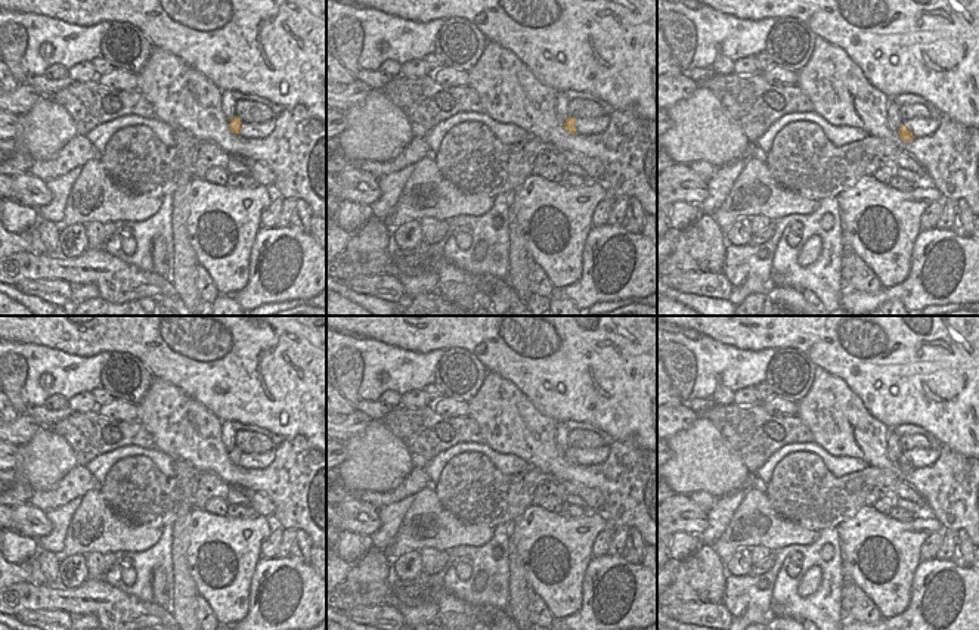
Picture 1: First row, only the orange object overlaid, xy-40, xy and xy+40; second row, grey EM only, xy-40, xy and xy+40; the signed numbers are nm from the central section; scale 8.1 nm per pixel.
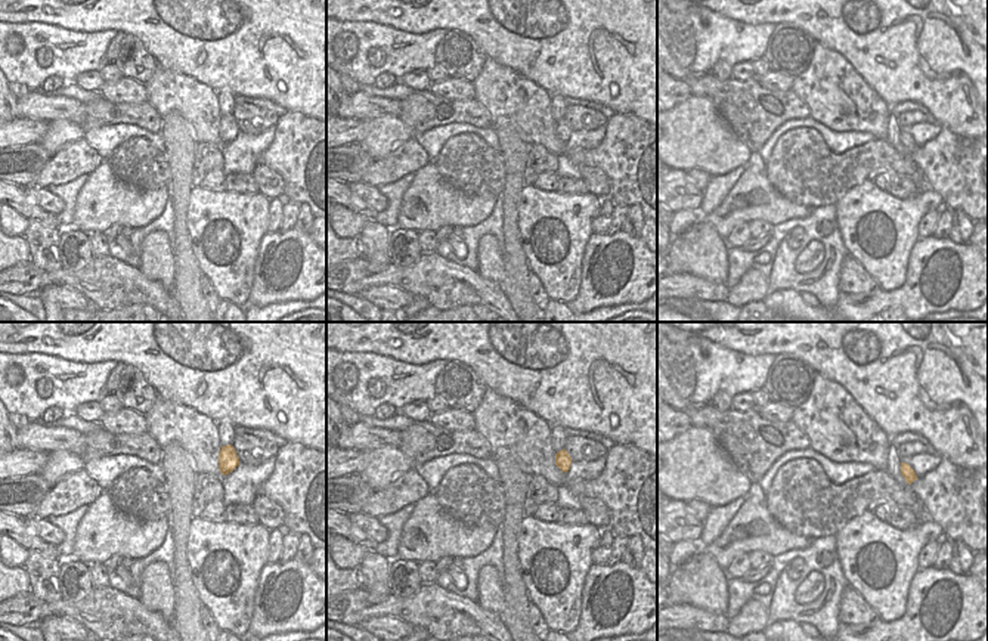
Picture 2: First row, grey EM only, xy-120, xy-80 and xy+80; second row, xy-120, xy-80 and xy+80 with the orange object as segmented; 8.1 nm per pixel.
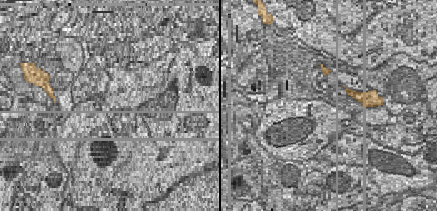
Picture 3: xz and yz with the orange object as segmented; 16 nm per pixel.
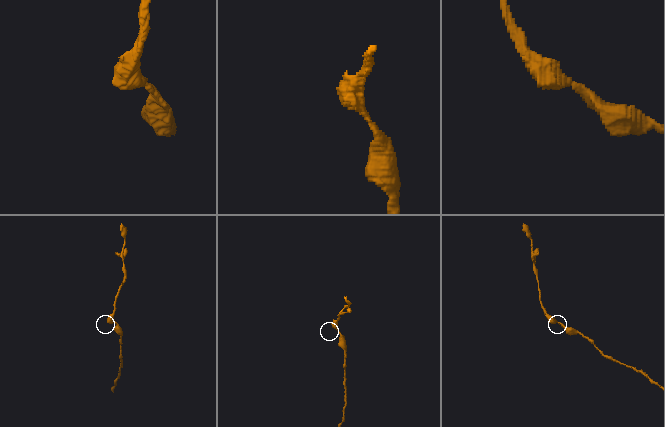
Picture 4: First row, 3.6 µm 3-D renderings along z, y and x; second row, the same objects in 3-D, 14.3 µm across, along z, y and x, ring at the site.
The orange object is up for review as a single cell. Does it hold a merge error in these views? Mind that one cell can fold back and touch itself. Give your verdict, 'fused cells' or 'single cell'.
single cell

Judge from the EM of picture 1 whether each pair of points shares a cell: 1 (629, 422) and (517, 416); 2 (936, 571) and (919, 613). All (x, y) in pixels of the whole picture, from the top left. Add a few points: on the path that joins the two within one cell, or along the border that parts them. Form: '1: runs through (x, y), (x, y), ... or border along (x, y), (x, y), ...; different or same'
1: border along (524, 394), (542, 413), (557, 422); different
2: runs through (933, 582), (933, 590), (922, 602); same

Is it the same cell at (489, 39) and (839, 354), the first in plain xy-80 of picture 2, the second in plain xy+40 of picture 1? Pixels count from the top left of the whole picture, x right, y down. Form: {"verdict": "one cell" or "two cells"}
{"verdict": "one cell"}

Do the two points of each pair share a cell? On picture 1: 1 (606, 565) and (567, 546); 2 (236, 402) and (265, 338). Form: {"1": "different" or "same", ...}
{"1": "different", "2": "same"}

